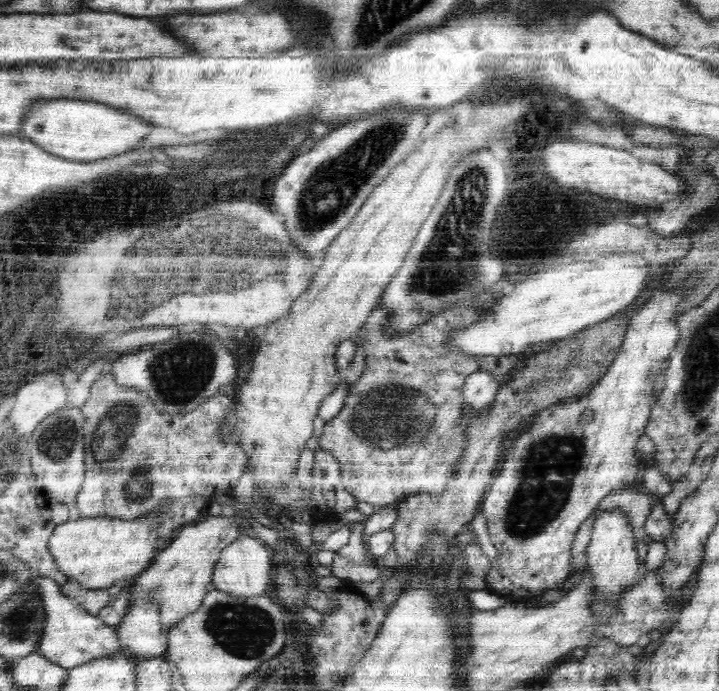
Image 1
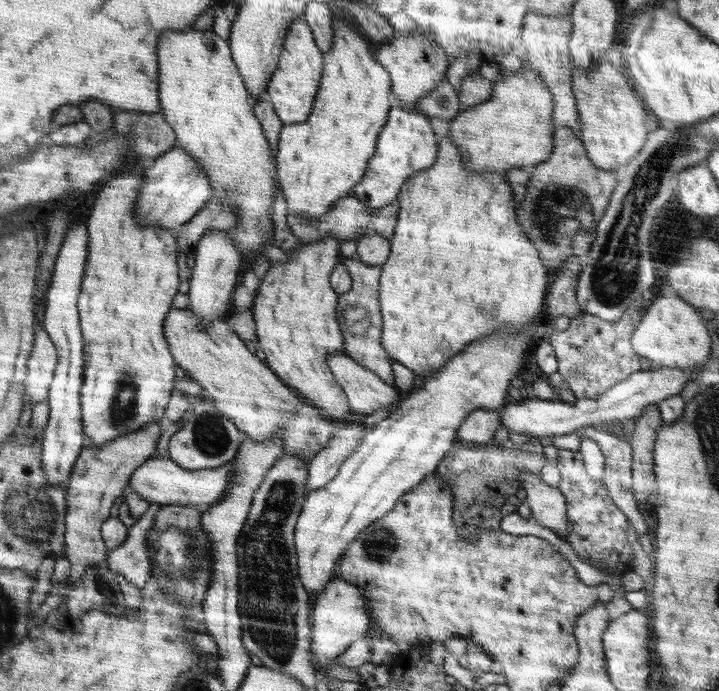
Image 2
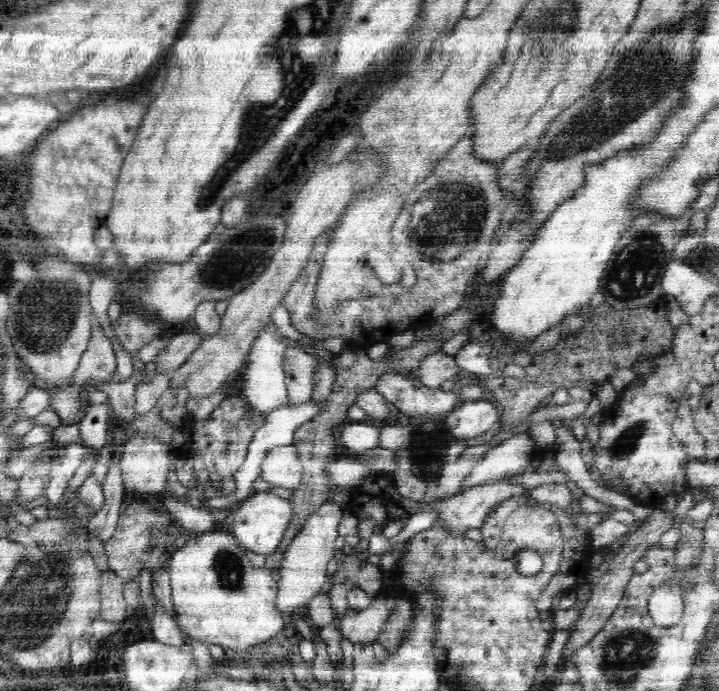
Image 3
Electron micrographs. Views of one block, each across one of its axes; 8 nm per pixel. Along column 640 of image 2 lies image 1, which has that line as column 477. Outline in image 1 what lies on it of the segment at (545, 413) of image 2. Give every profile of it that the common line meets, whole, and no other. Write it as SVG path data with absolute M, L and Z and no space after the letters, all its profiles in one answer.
M488 371L473 372L467 376L461 388L465 403L480 415L491 407L500 388L500 381Z

